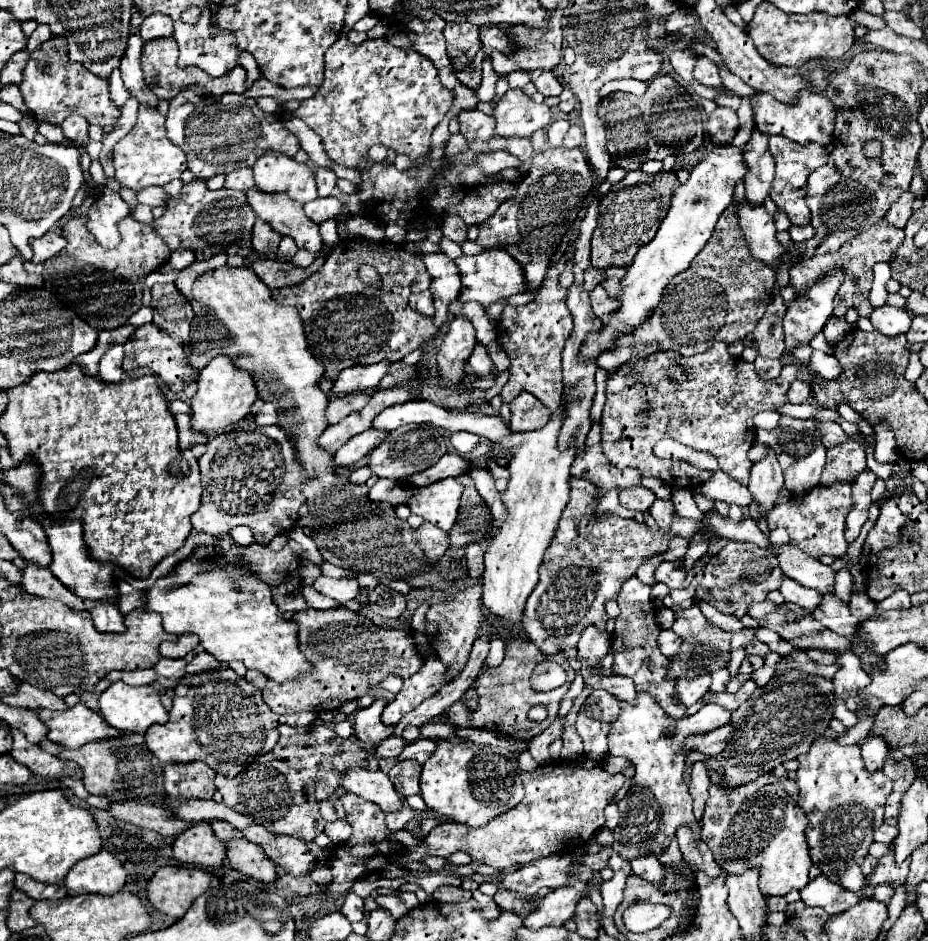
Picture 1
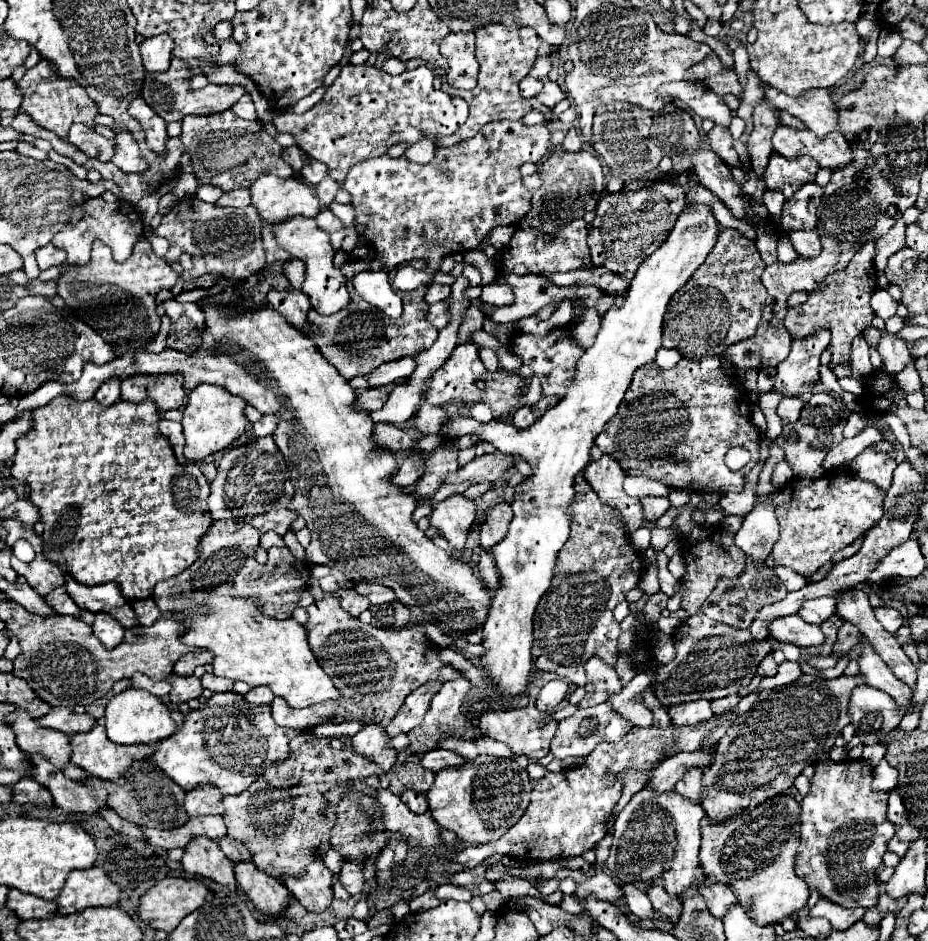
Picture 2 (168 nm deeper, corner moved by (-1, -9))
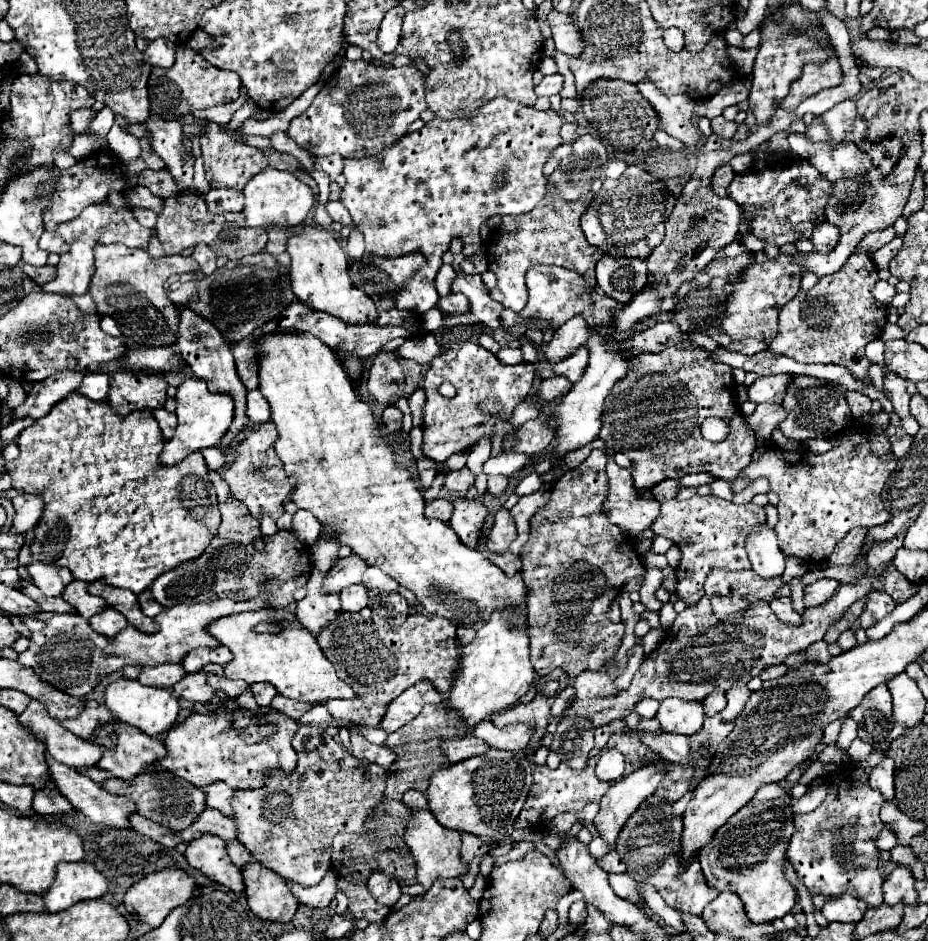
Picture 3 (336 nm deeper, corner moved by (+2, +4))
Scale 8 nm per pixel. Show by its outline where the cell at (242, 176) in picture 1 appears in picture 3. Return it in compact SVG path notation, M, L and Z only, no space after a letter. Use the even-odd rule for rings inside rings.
M210 190L204 196L210 214L242 212L242 192L238 190Z

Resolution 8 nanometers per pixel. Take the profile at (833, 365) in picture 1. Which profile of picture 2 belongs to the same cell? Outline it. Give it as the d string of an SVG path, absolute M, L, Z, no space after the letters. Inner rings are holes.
M837 377L839 385L843 391L853 393L853 395L861 395L863 393L863 379L855 379L855 377Z

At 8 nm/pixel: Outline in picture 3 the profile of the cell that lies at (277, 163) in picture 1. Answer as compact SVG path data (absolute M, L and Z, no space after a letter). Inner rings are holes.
M274 168L262 170L262 174L256 174L242 190L246 202L244 202L244 216L246 224L250 228L292 228L300 226L308 212L314 208L316 200L312 196L312 190L300 182L290 172L278 172Z

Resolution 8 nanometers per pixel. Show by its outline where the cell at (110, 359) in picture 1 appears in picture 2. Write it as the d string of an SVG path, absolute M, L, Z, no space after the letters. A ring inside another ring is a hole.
M117 377L107 379L107 381L97 389L95 399L97 399L101 405L105 405L105 407L117 403L117 401L119 401L119 379L117 379Z

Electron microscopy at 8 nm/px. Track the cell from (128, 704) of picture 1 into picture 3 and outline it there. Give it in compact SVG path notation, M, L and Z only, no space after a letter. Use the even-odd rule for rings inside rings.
M120 678L120 680L112 682L106 688L104 702L106 702L106 708L120 722L134 726L134 728L142 730L148 736L156 736L156 734L168 732L174 726L176 716L178 716L178 710L180 710L178 698L172 696L170 690L166 690L166 688L150 688L150 686L140 684L138 680L128 680L128 678Z

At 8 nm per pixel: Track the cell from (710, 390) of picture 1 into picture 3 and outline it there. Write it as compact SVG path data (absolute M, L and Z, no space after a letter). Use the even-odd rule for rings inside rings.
M672 346L658 354L640 354L630 360L628 374L616 382L606 396L600 438L604 440L606 448L628 456L632 462L634 488L640 492L650 490L666 478L682 478L690 472L708 472L716 478L732 482L752 462L752 452L756 450L756 438L746 430L744 418L740 416L740 408L734 398L734 390L736 382L732 378L732 368L710 360L708 352L702 348L682 350ZM708 416L722 416L730 422L730 438L726 438L726 442L714 444L702 438L700 424Z

